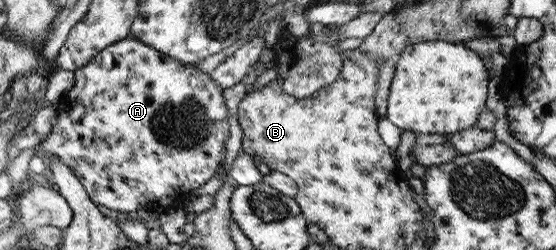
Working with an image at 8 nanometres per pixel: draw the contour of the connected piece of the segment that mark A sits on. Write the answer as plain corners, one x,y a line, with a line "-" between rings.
127,37
119,42
114,42
111,46
106,46
98,54
94,54
94,57
87,64
73,71
73,78
74,85
70,87
70,90
63,97
60,120
52,125
46,139
31,149
34,155
46,158
49,158
50,154
56,155
72,171
72,175
78,179
80,185
84,187
88,198
94,204
100,204
100,206
105,206
110,210
118,210
125,213
134,212
138,208
142,208
162,214
175,210
192,191
203,186
212,176
215,176
216,166
220,162
220,150
224,148
230,134
227,119
229,110
224,106
222,89
210,80
209,74
200,72
192,65
182,65
150,46

